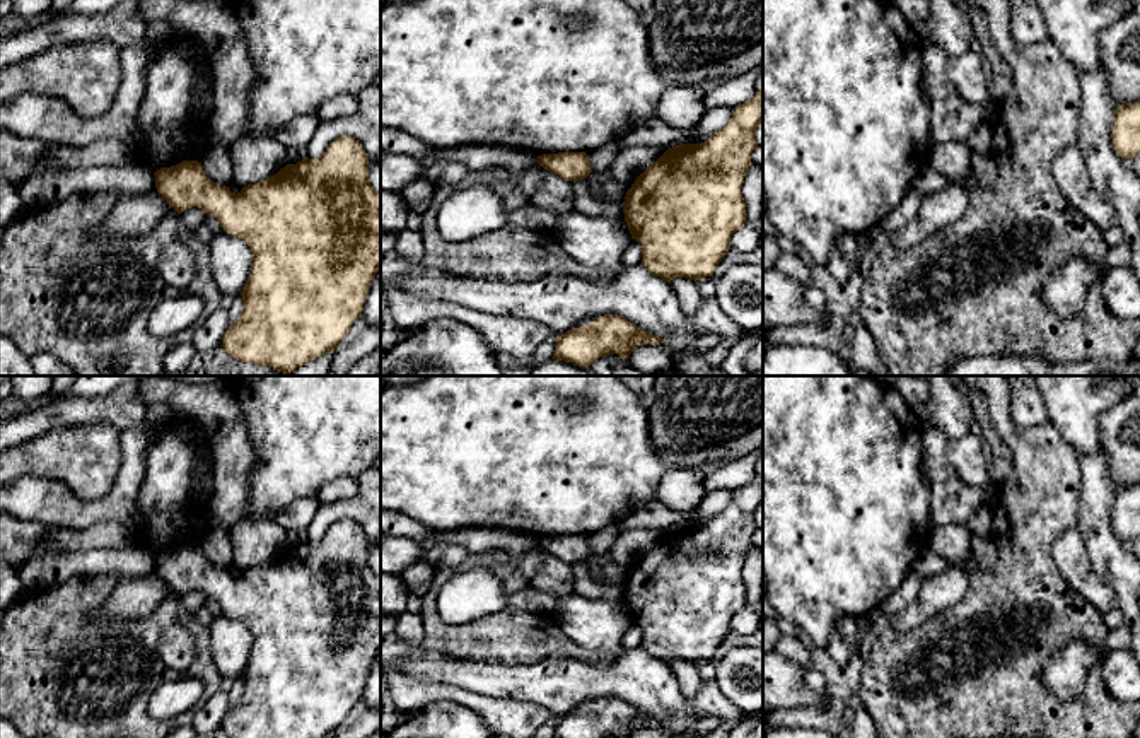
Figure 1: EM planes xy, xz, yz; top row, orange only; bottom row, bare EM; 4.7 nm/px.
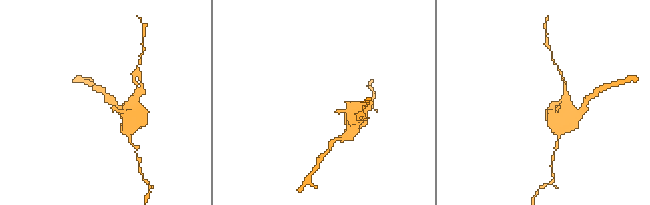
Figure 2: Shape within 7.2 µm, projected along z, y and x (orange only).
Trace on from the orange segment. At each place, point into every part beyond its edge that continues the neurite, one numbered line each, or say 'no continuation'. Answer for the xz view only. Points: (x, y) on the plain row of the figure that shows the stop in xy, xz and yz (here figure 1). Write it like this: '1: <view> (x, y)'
no continuation

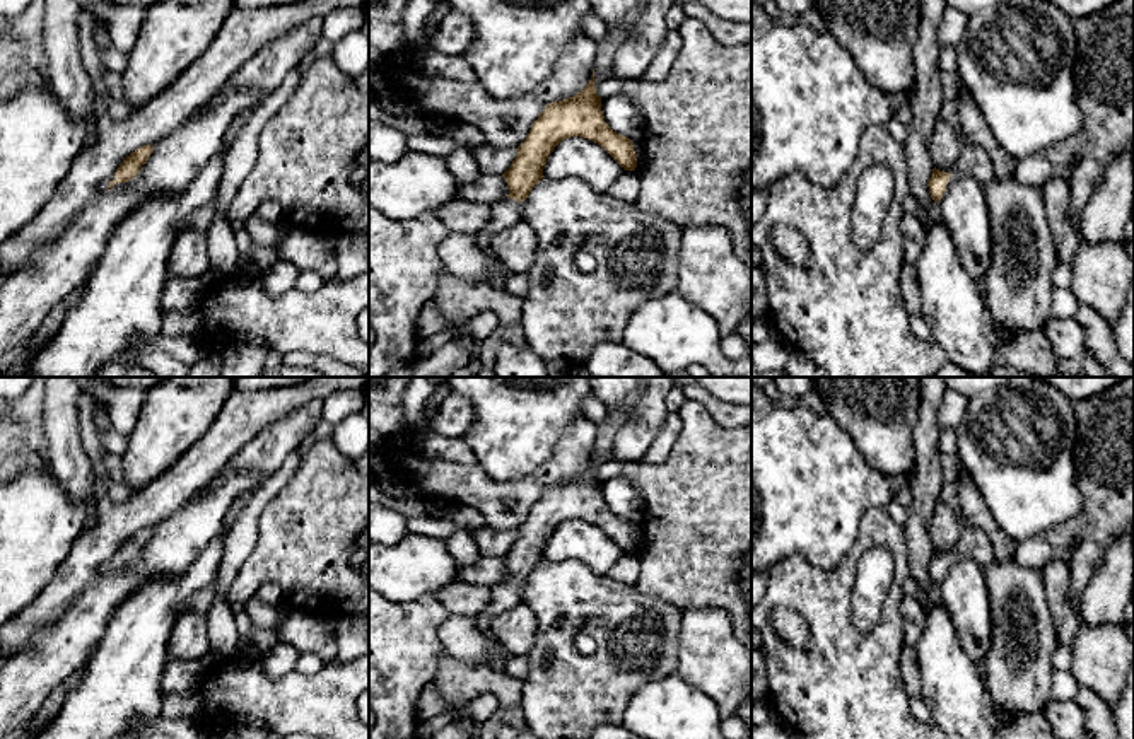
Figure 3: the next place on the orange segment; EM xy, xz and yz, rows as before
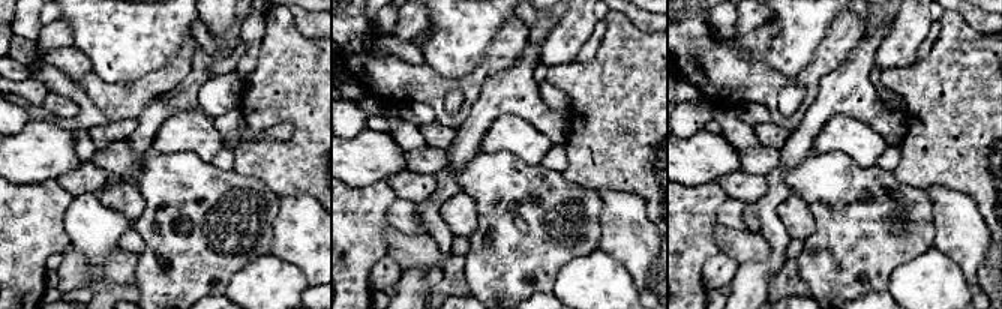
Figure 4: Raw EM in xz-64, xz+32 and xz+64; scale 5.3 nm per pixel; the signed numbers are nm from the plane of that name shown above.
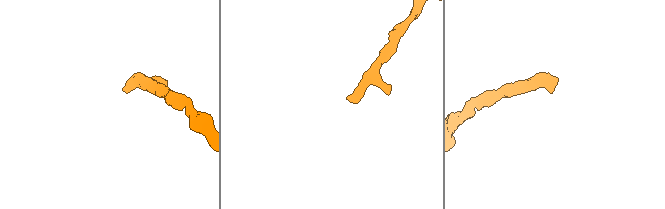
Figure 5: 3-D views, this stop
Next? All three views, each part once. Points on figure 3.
1: xz (504, 596)

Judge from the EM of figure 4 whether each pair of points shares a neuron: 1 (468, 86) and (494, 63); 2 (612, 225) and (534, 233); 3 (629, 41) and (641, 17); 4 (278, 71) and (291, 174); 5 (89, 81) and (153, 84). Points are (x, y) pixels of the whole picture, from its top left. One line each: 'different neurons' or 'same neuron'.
1: same neuron
2: different neurons
3: different neurons
4: same neuron
5: same neuron

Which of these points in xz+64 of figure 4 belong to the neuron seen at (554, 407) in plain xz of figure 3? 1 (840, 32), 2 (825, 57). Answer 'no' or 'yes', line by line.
1: no
2: no

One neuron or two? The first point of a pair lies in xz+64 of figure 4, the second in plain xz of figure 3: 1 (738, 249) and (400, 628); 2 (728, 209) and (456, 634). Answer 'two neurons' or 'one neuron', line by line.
1: two neurons
2: one neuron

